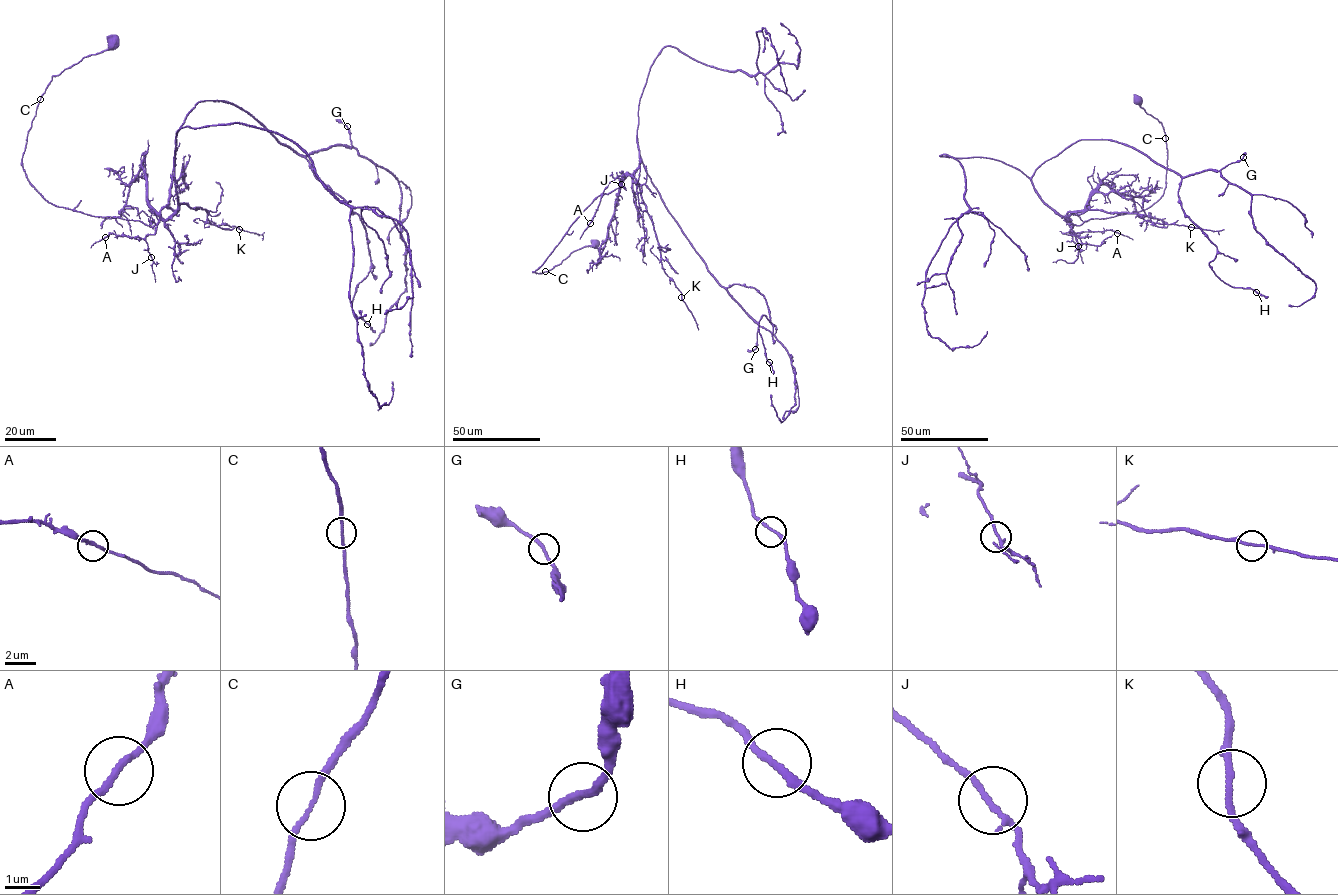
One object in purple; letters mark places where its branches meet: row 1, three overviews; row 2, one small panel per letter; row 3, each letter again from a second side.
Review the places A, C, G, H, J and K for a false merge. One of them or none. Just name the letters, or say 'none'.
none

